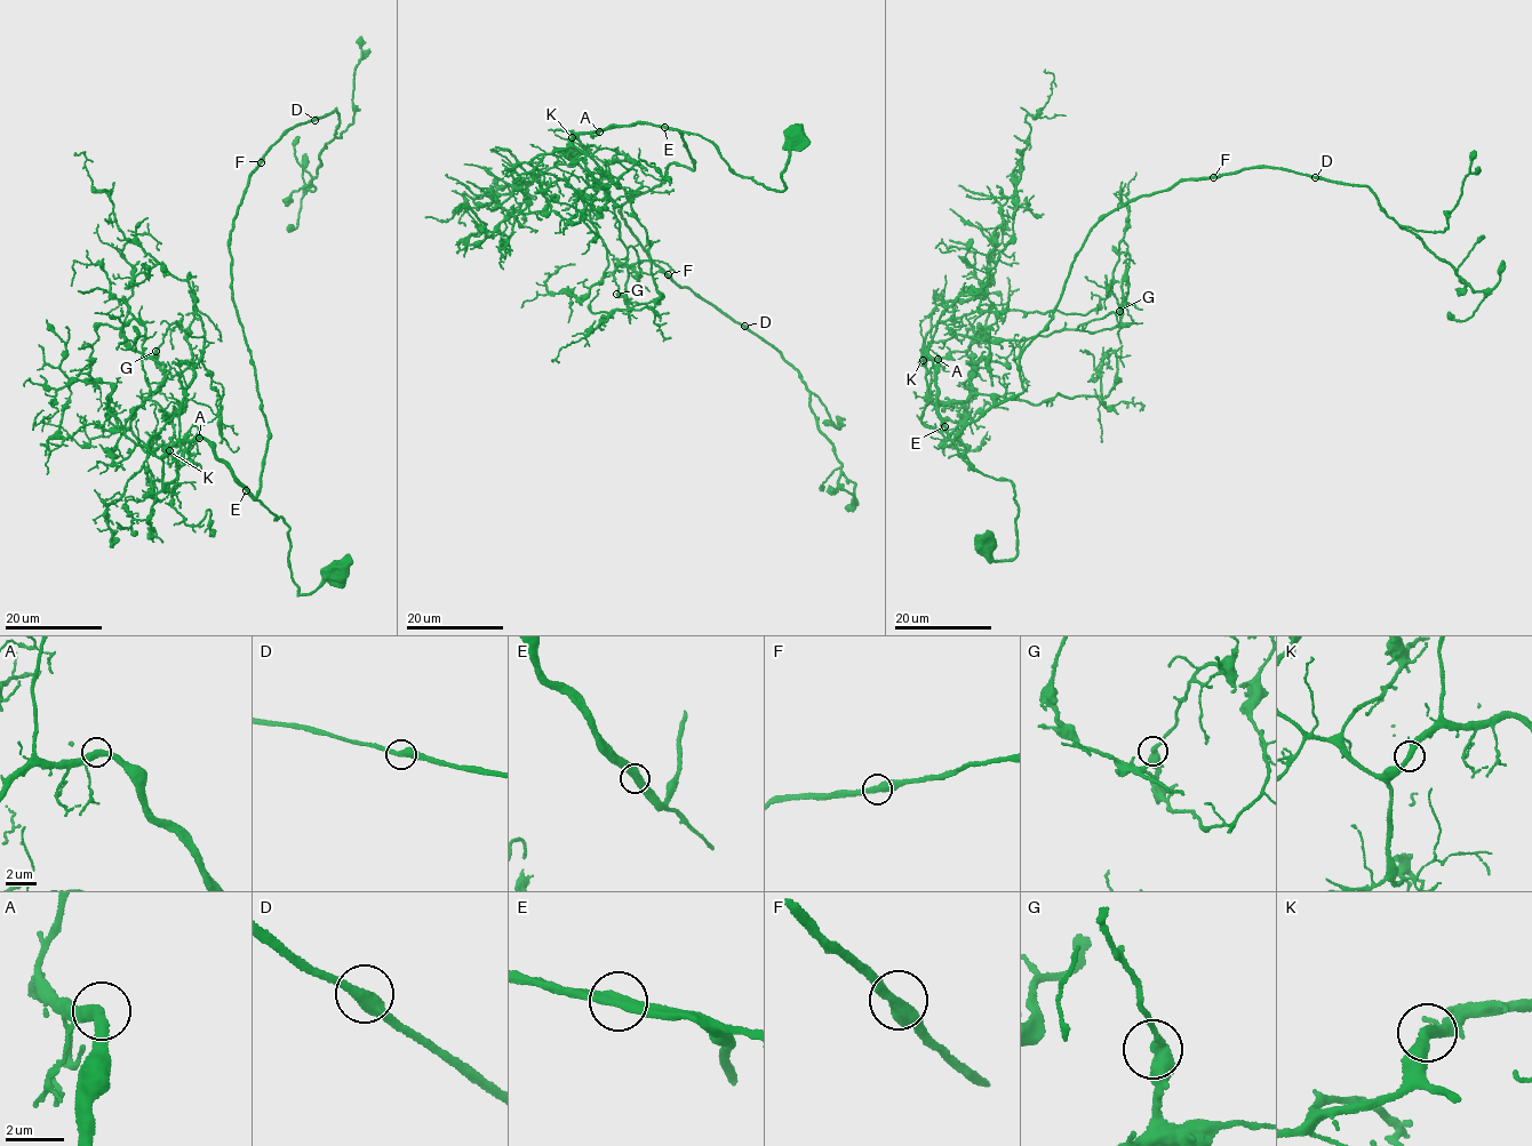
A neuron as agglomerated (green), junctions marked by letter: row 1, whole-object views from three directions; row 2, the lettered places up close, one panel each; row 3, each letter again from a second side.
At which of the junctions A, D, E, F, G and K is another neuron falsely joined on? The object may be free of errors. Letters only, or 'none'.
none

